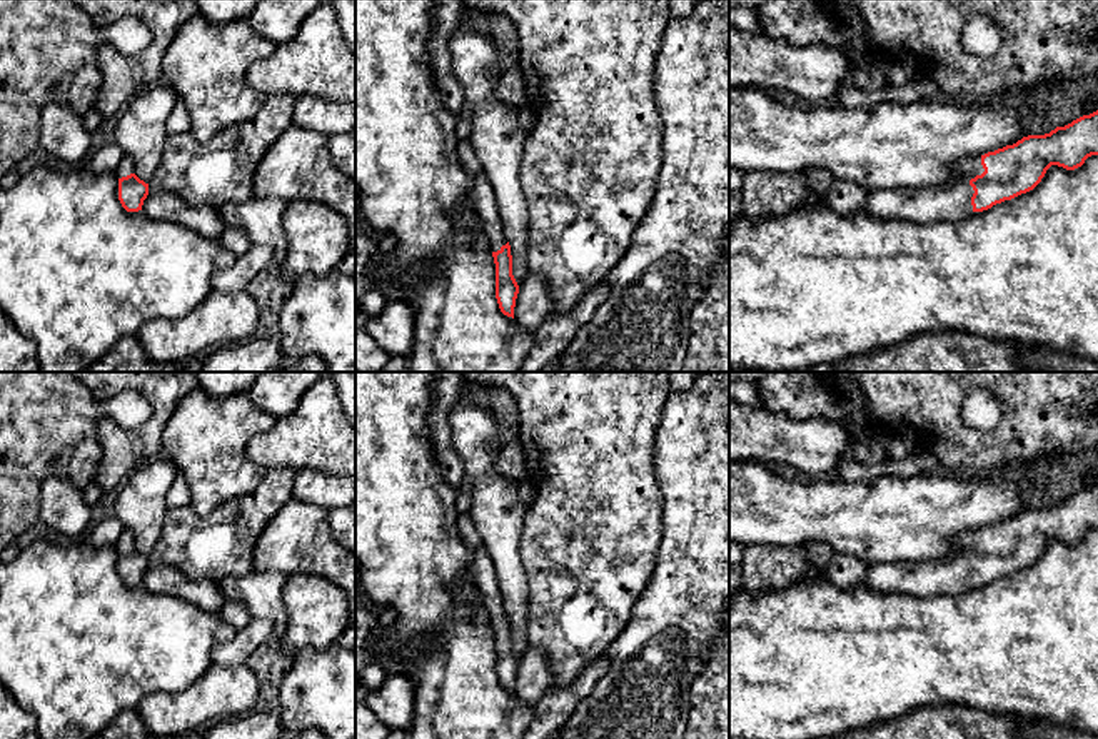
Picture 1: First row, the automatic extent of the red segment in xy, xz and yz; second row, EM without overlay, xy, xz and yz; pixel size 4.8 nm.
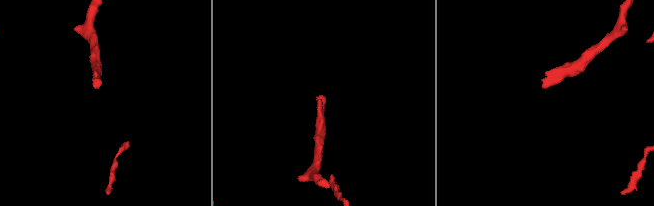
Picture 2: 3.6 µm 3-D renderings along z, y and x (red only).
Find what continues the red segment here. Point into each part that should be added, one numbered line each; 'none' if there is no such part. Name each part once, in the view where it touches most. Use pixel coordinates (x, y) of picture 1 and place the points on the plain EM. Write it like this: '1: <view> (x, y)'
1: yz (951, 573)

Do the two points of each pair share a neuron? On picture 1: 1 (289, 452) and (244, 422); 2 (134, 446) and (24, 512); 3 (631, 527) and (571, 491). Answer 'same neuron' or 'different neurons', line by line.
1: different neurons
2: different neurons
3: same neuron

